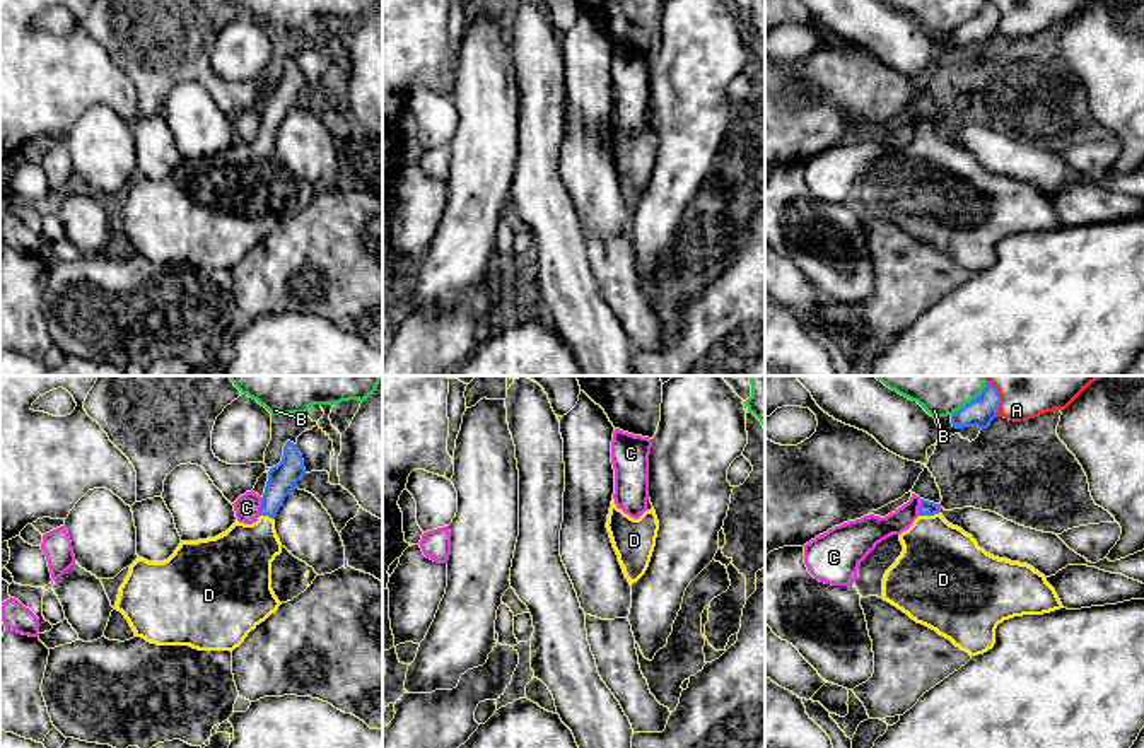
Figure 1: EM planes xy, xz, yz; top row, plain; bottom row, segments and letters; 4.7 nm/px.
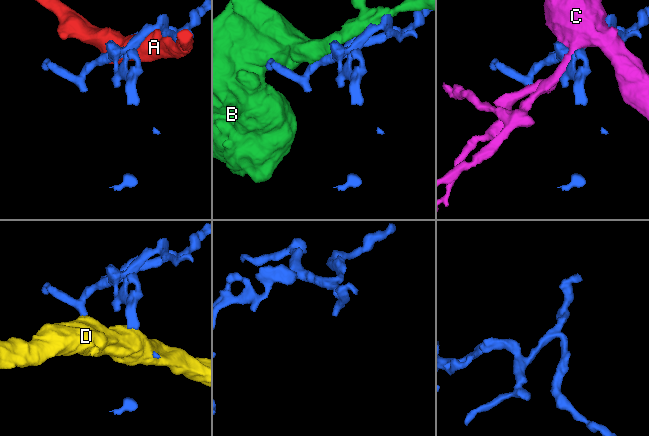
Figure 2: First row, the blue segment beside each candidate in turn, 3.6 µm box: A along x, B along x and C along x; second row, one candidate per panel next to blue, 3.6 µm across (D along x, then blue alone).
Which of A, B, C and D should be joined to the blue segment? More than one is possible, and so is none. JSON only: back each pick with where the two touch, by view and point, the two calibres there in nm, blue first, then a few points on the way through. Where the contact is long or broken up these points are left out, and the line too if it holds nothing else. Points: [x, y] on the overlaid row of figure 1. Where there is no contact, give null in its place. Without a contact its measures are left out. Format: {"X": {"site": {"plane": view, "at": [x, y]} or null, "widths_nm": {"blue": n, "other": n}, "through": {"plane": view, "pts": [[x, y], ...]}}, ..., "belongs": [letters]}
{"D": {"site": {"plane": "yz", "at": [929, 514]}, "widths_nm": {"blue": 70, "other": 400}, "through": {"plane": "yz", "pts": [[926, 508], [929, 514], [931, 547], [941, 566]]}}, "belongs": ["D"]}

